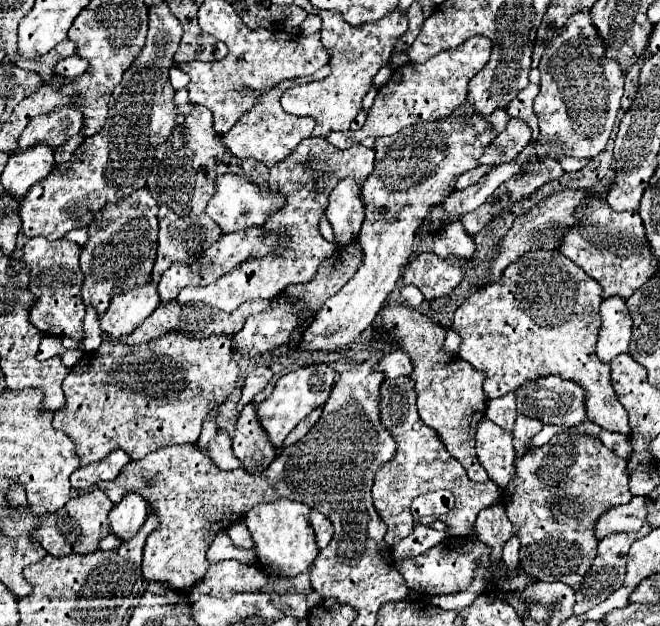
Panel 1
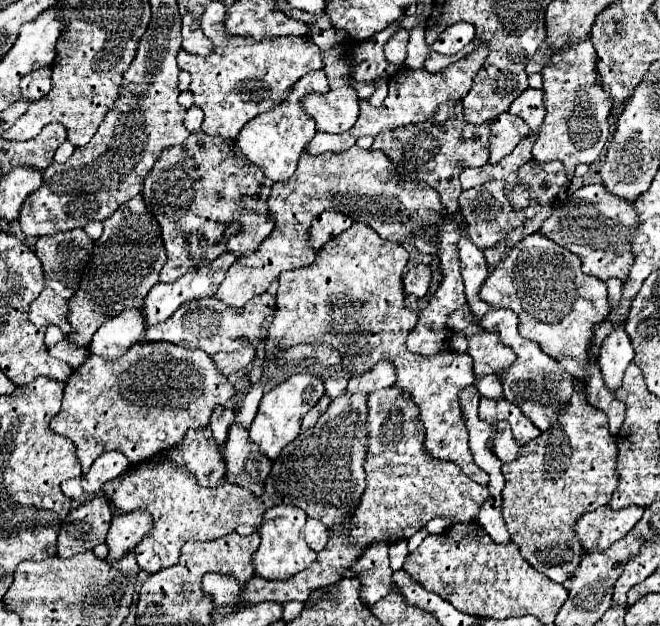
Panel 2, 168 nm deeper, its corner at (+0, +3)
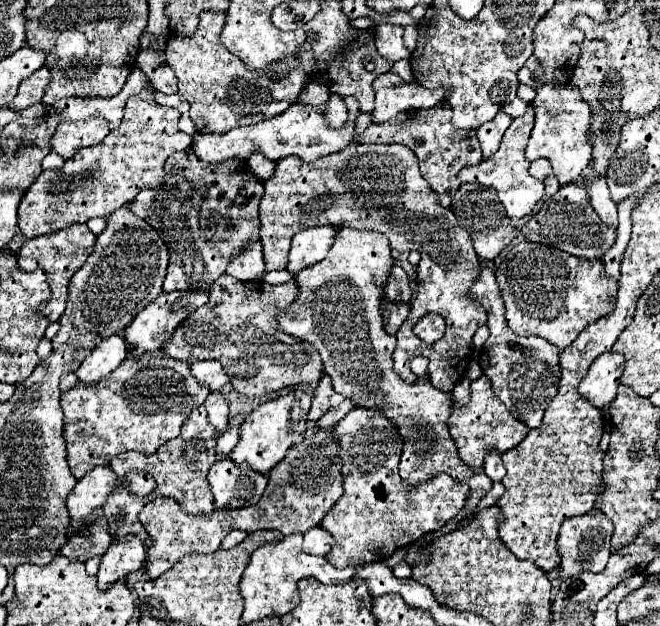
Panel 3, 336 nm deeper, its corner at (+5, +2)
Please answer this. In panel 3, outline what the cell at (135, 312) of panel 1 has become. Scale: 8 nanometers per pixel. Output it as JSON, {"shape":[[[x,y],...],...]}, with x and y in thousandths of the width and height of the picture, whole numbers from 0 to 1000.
{"shape":[[[183,535],[153,542],[153,548],[147,548],[144,561],[138,561],[138,567],[129,573],[129,580],[123,580],[123,586],[117,589],[117,602],[129,615],[150,612],[159,599],[165,599],[171,589],[177,589],[189,577],[189,570],[192,570],[192,551],[183,542]]]}

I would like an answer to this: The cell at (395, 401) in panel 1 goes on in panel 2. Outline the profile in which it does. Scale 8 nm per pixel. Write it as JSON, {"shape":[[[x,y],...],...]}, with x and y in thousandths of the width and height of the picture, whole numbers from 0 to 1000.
{"shape":[[[588,617],[570,623],[558,636],[558,728],[555,728],[555,767],[558,776],[548,789],[548,802],[524,843],[506,847],[500,866],[482,891],[458,914],[445,917],[436,927],[403,927],[394,920],[382,920],[376,930],[364,933],[364,927],[352,917],[318,914],[306,923],[306,946],[321,955],[330,968],[352,965],[391,965],[403,958],[415,962],[464,962],[464,955],[491,936],[500,936],[518,923],[518,914],[530,907],[548,879],[570,866],[600,866],[618,863],[639,840],[645,840],[655,827],[676,824],[686,837],[715,837],[724,827],[727,808],[739,799],[739,780],[721,773],[706,757],[700,757],[697,744],[682,735],[655,732],[642,719],[642,677],[636,671],[636,655],[624,633],[603,620]]]}

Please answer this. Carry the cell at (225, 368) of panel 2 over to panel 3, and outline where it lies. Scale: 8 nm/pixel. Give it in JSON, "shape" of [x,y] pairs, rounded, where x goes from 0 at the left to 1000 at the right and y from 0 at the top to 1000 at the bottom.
{"shape":[[[332,577],[289,580],[289,599],[302,609],[302,615],[317,618],[317,625],[332,625],[347,609]]]}

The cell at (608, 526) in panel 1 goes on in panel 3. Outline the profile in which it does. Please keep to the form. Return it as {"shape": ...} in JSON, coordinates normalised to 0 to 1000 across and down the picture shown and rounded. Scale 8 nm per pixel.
{"shape":[[[902,810],[886,823],[856,829],[856,835],[850,839],[850,848],[847,848],[847,861],[844,861],[844,880],[850,887],[847,925],[850,928],[862,925],[880,912],[911,915],[926,887],[926,880],[923,880],[926,855],[929,855],[929,835],[917,823],[911,823],[911,816],[905,816]]]}

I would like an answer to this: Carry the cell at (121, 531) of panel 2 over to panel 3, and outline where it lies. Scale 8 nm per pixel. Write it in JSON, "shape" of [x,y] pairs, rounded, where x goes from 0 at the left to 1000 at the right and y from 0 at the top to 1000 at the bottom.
{"shape":[[[189,858],[171,864],[171,874],[153,890],[150,915],[147,915],[147,938],[162,944],[171,931],[189,928],[189,922],[202,912],[211,912],[220,899],[220,874],[208,858]]]}

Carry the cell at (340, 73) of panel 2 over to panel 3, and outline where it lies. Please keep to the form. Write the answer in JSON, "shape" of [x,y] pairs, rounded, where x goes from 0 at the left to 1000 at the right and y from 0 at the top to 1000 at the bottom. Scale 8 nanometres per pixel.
{"shape":[[[502,152],[502,158],[495,161],[495,177],[492,177],[492,187],[498,193],[498,200],[505,206],[517,206],[523,190],[526,190],[526,174],[523,174],[523,165],[514,152]]]}

